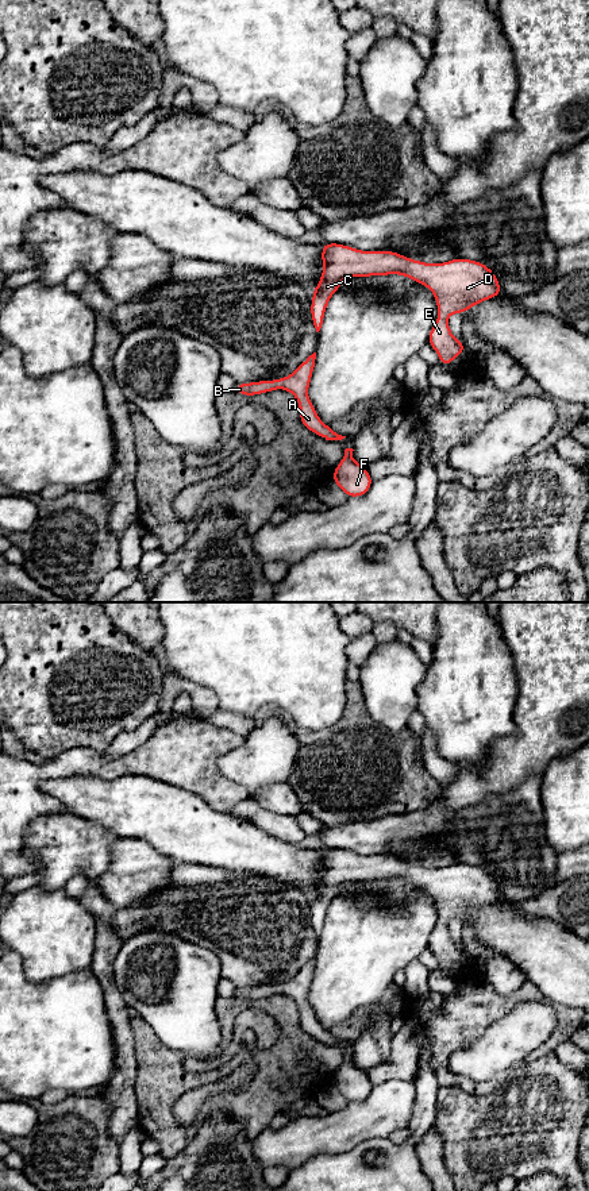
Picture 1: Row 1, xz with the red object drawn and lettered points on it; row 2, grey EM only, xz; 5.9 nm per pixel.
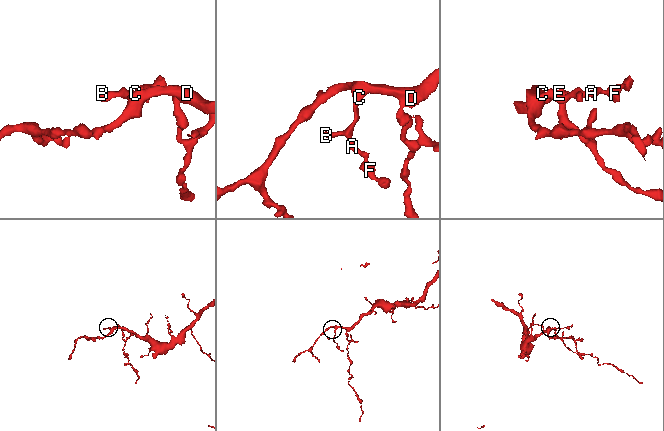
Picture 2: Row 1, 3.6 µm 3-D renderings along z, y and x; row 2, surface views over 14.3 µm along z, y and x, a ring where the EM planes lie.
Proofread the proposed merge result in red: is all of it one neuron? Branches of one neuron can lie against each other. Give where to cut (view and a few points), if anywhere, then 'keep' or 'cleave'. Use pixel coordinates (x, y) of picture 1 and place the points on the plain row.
no cut; keep

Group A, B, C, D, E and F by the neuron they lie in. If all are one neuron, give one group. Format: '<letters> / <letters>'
A B C D E F

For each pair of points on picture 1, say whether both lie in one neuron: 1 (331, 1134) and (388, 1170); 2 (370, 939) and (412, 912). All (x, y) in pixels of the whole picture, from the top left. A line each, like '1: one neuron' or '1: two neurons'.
1: two neurons
2: one neuron

